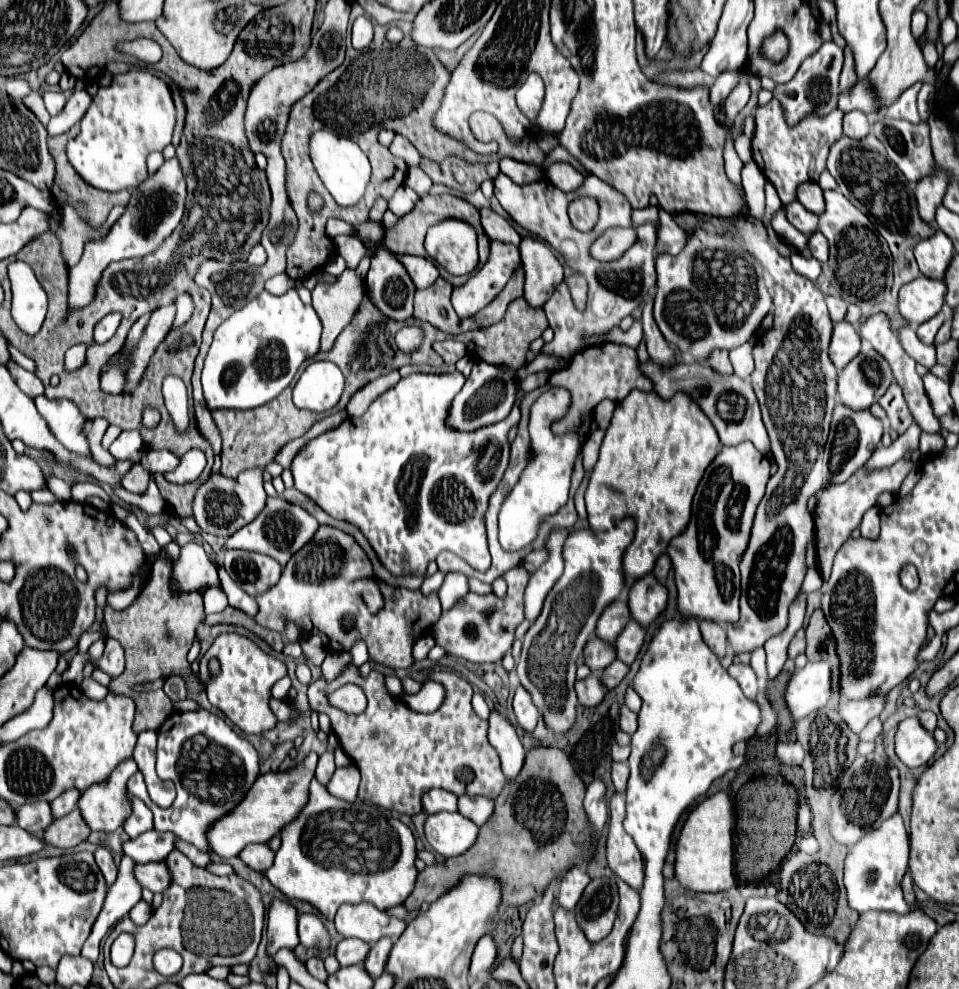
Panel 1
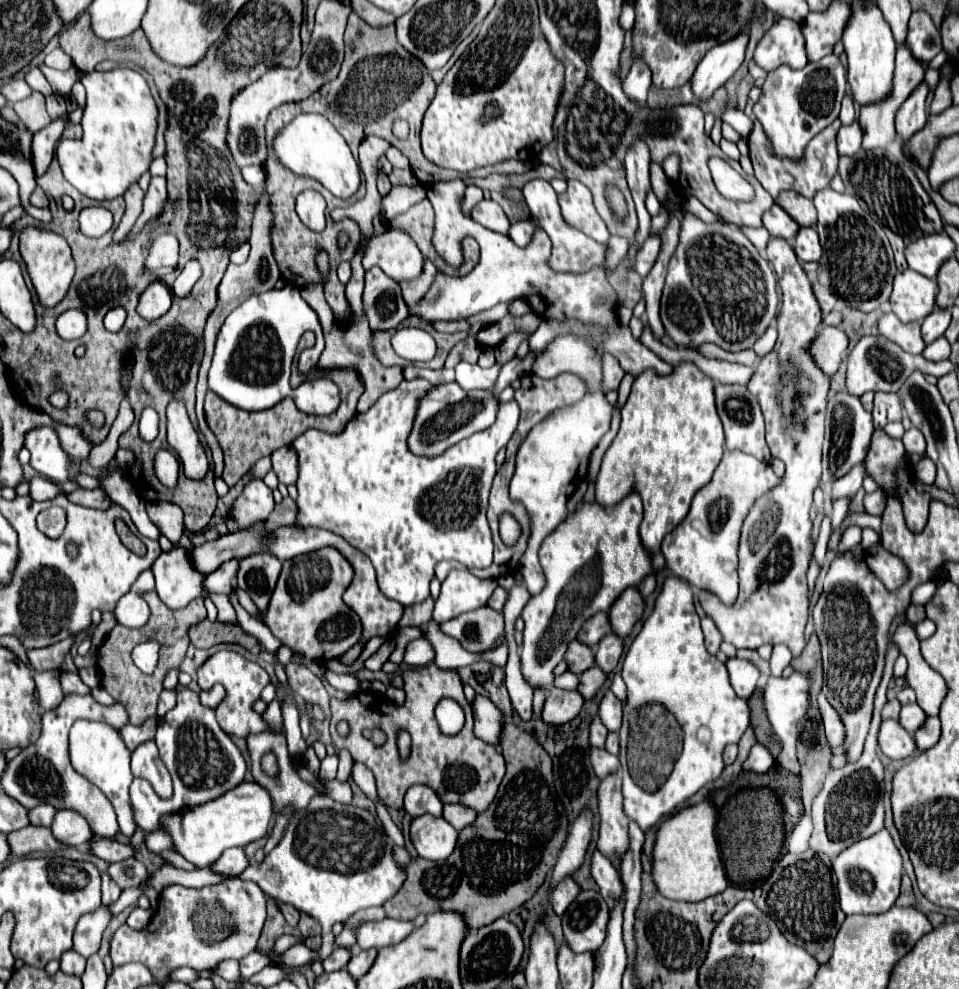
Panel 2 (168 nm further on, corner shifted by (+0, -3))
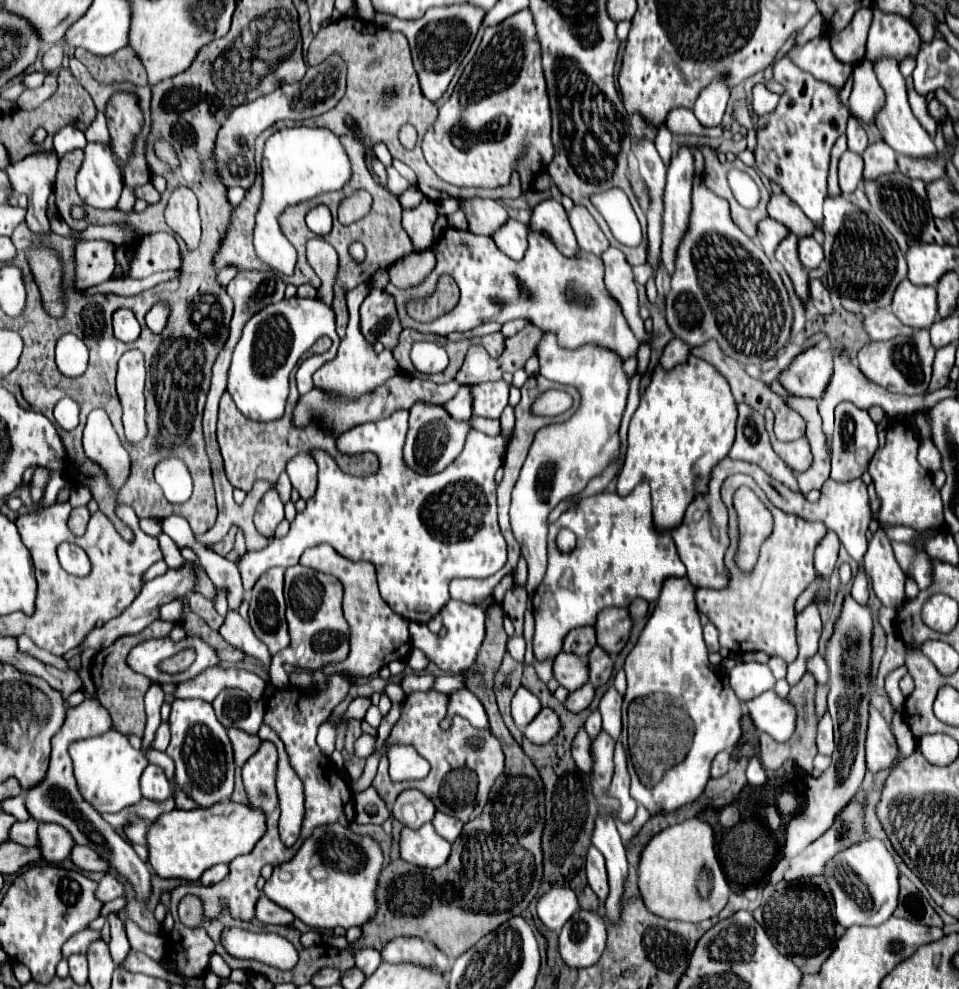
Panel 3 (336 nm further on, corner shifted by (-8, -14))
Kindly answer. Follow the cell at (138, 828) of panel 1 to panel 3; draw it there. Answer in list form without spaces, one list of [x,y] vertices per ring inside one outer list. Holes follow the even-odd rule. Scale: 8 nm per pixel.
[[[110,728],[108,732],[72,742],[68,748],[72,764],[74,764],[74,778],[78,790],[86,802],[90,802],[98,812],[114,812],[122,810],[124,806],[132,806],[142,800],[140,794],[140,774],[150,764],[142,750],[134,750],[120,732]]]

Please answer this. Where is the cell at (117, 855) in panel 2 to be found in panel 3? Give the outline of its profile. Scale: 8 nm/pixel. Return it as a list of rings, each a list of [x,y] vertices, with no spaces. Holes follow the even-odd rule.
[[[74,844],[72,854],[70,854],[70,860],[80,870],[92,870],[92,872],[106,872],[108,870],[108,864],[102,858],[98,858],[98,854],[92,848],[88,848],[88,846]]]

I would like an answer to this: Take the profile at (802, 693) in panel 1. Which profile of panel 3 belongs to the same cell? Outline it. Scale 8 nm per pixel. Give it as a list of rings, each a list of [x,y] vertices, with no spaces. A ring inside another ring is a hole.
[[[774,690],[744,702],[742,708],[746,708],[758,732],[768,732],[778,742],[788,740],[796,728],[796,708],[786,698],[778,698]]]

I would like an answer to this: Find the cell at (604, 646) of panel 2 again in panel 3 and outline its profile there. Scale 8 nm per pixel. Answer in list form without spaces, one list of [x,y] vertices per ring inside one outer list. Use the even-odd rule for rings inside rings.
[[[594,646],[588,654],[588,682],[592,686],[602,686],[608,682],[610,674],[612,674],[612,658],[608,654],[604,654],[604,650],[600,646]]]

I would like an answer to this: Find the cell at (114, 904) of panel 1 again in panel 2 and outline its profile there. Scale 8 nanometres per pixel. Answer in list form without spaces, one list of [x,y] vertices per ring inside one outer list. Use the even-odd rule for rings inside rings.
[[[102,905],[96,911],[84,915],[78,921],[76,931],[74,931],[74,951],[78,951],[84,957],[94,955],[100,949],[100,939],[110,919],[112,919],[112,913],[108,905]]]

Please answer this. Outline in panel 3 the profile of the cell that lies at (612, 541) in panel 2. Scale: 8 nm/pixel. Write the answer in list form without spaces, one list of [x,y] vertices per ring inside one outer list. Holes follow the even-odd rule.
[[[638,484],[628,496],[600,492],[582,498],[550,526],[548,570],[532,598],[536,618],[534,656],[538,660],[554,660],[564,636],[576,626],[594,624],[596,614],[604,608],[628,608],[636,598],[654,602],[668,576],[686,576],[686,568],[678,558],[672,536],[658,532],[652,522],[651,488],[648,484]],[[560,528],[570,528],[578,538],[576,548],[568,554],[560,552],[554,542]]]

